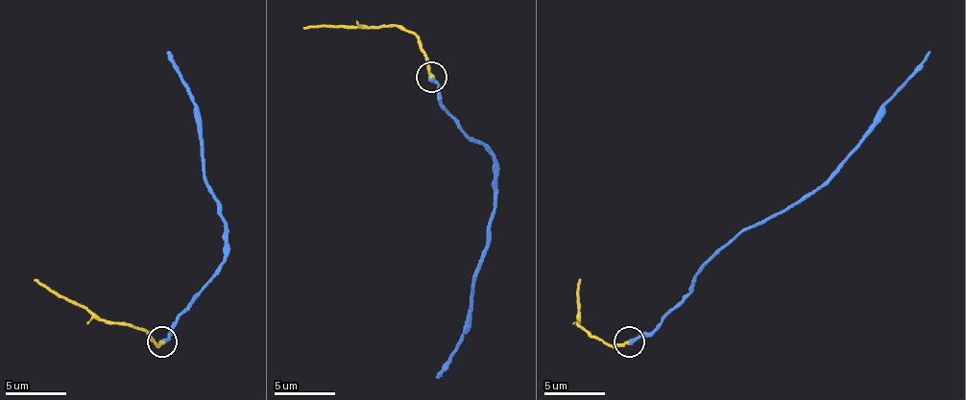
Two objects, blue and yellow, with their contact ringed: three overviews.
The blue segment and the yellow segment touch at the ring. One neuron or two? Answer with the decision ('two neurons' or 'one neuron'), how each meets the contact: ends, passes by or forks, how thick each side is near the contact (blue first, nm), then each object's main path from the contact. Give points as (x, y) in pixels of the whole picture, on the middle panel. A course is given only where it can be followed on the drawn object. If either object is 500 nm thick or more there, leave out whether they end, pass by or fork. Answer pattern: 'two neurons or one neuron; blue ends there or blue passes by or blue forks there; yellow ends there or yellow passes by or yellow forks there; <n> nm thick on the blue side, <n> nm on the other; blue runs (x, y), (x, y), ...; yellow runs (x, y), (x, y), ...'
one neuron; blue ends there; yellow ends there; 360 nm thick on the blue side, 280 nm on the other; blue runs (432, 78), (438, 103), (493, 157), (493, 215), (487, 248), (474, 270), (474, 292), (463, 341), (435, 377); yellow runs (432, 78), (429, 57), (422, 44), (396, 26), (303, 29)

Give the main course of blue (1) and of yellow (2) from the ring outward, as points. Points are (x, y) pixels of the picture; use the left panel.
1: (162, 341), (169, 329), (224, 262), (224, 222), (205, 182), (205, 161), (193, 94), (165, 51)
2: (162, 341), (159, 344), (126, 322), (95, 319), (35, 280)

